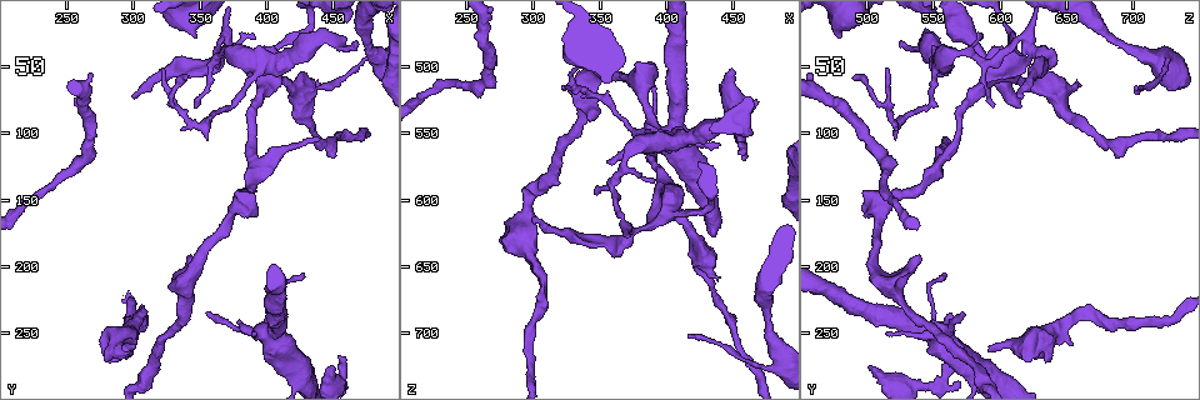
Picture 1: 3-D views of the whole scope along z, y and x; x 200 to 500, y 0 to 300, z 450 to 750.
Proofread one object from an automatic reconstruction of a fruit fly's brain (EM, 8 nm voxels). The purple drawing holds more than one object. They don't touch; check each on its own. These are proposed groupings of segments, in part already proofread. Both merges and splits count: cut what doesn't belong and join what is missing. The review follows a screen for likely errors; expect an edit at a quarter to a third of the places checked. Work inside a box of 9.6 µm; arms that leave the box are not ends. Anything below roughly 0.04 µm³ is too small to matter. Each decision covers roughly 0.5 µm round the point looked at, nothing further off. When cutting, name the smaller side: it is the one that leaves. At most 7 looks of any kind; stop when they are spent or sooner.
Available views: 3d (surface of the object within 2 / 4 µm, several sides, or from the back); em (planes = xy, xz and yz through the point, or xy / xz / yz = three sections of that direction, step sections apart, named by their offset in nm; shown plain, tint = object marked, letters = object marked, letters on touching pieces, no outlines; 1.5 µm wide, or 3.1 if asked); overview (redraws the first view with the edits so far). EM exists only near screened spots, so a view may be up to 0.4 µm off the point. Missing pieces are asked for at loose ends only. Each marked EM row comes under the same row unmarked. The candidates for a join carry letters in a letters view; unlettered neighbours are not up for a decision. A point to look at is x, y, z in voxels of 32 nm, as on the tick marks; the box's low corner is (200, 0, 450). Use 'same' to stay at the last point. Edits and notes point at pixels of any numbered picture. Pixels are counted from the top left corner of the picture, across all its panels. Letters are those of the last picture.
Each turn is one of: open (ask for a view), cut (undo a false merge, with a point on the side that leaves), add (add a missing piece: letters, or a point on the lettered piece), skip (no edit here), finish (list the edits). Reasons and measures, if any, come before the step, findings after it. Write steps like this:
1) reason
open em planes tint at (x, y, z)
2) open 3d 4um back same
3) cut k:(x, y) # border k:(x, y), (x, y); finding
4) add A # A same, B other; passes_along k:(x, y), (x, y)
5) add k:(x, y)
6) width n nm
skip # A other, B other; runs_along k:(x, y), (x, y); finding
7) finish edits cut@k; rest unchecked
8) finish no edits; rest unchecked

tapers out
open 3d 4um at (414, 64, 702)

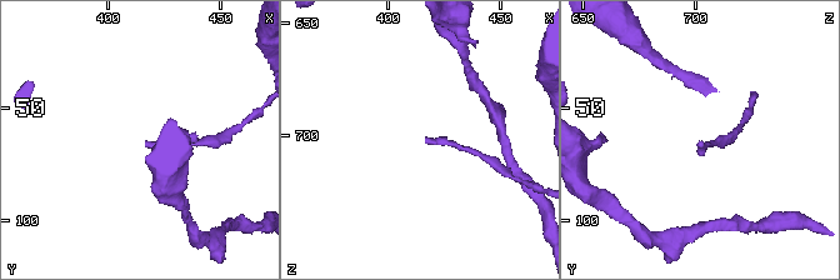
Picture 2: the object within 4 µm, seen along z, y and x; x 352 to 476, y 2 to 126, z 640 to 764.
open em xy step 8 tint at (416, 65, 701)

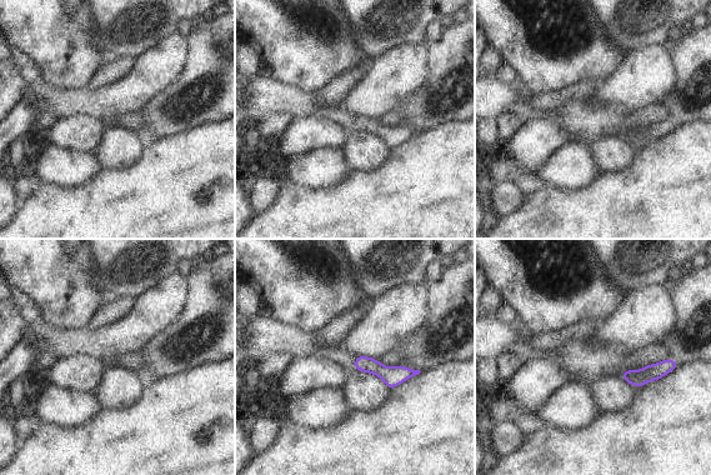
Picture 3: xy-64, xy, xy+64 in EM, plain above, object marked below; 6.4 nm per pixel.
another direction
open em planes letters same

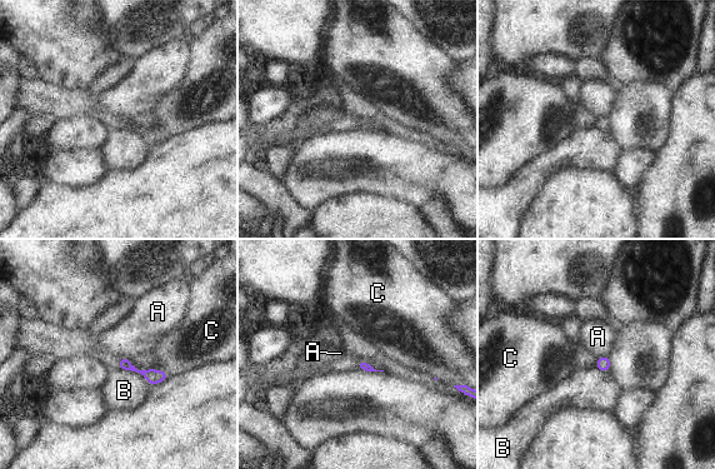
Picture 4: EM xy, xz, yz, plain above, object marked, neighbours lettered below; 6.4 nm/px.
skip # A other, B other, C other; runs_along 4:(121, 363), (143, 373), (163, 377); no lettered piece goes on from it

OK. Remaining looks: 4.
open 3d 2um back at (370, 38, 564)

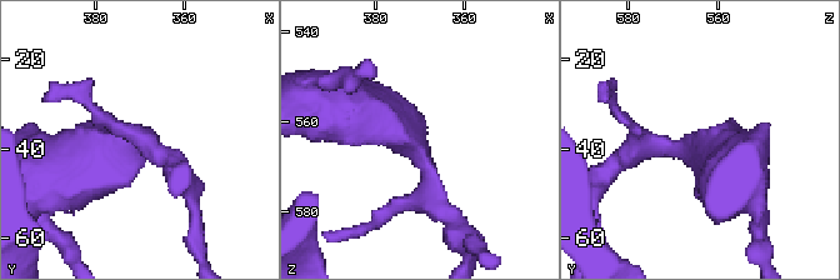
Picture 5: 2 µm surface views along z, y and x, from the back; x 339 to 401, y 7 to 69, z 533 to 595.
open em xy step 4 letters at (372, 40, 565)

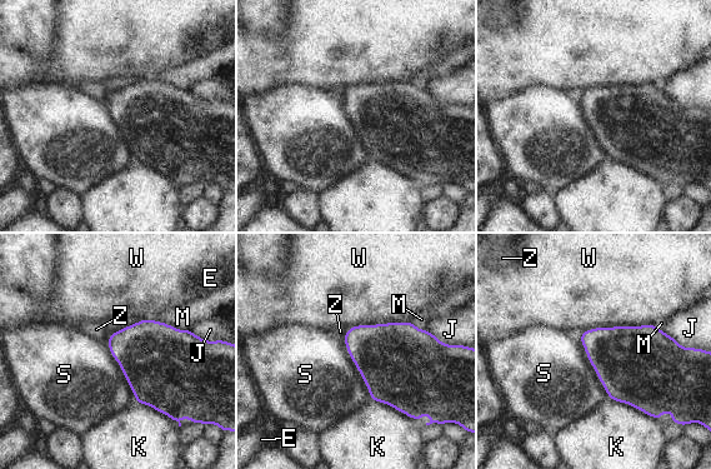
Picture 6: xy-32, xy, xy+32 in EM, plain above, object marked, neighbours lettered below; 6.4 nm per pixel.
skip # E other, J other, K other, M other, S other, W other, Z other; border 6:(661, 330), (677, 343); all the same neuron

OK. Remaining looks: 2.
open 3d 4um at (374, 40, 624)

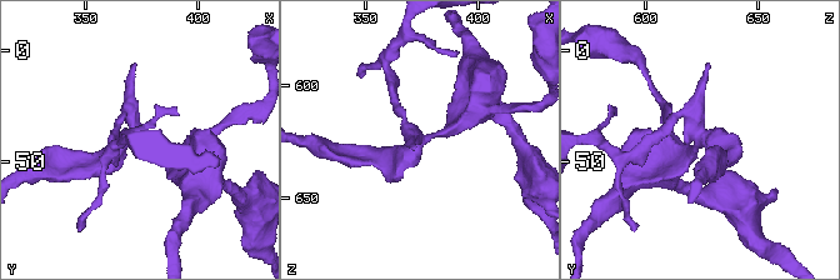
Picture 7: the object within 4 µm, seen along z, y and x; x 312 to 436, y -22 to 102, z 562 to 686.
need the tissue
open em planes letters at (373, 37, 623)

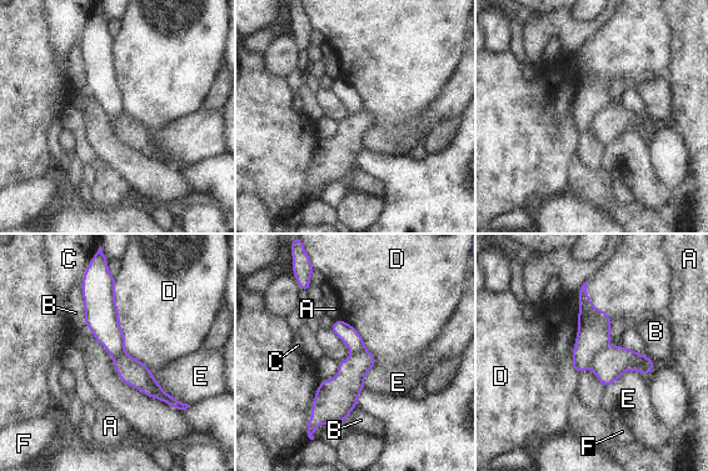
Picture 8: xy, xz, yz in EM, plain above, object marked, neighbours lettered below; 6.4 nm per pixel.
longest_contact D 650 nm
cut 8:(594, 325) # A other, B other, C other, D other, E other, F other; border 8:(608, 344), (596, 355), (591, 366); a second neuron is stuck on

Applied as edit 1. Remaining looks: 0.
finish edits cut@8; rest unchecked

